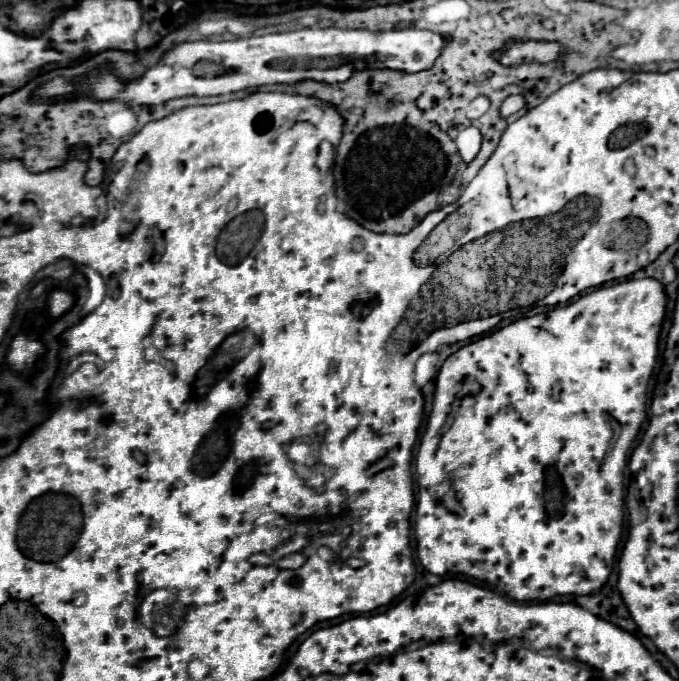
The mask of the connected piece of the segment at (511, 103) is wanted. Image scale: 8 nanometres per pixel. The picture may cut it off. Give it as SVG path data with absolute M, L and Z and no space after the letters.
M514 94L514 96L508 96L502 106L500 106L500 116L502 118L508 118L512 116L514 112L520 112L526 108L526 98L522 94Z

